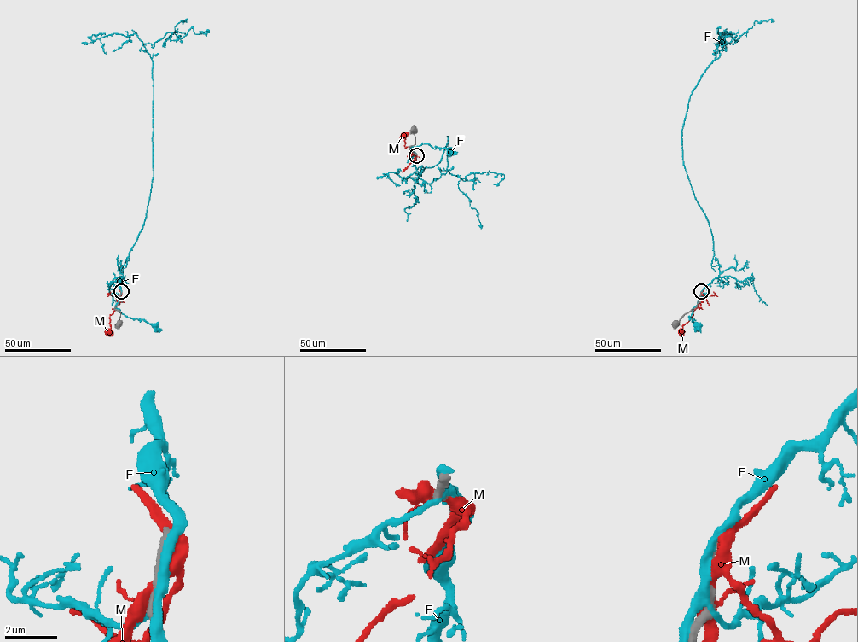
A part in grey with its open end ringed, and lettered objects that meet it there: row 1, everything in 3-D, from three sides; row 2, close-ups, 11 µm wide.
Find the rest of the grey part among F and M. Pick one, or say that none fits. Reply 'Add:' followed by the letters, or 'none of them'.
Add: none of them

